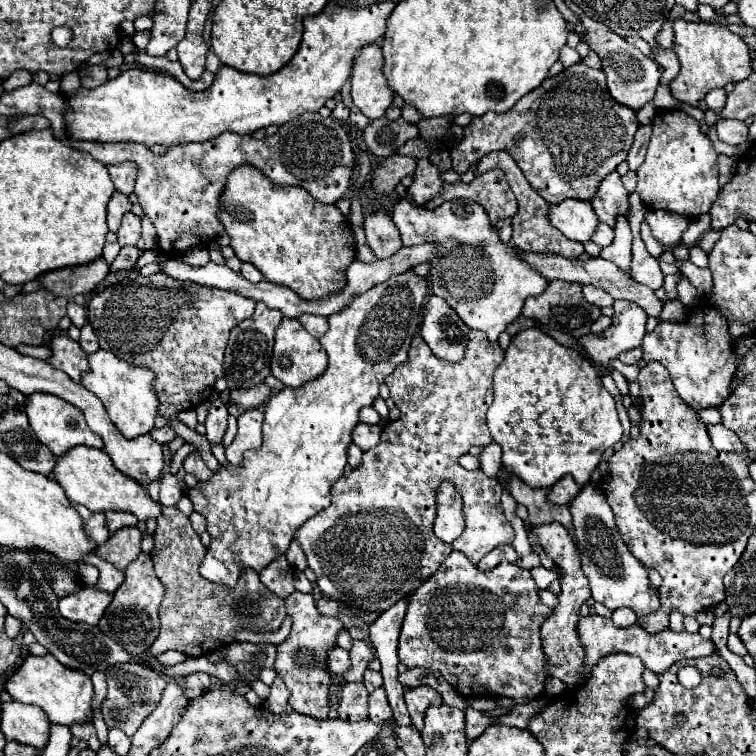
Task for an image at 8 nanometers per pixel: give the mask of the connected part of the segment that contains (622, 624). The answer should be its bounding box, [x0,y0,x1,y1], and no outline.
[612,608,636,628]

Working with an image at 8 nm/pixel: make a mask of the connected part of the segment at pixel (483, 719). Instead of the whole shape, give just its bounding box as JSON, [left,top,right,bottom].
[464,708,496,742]

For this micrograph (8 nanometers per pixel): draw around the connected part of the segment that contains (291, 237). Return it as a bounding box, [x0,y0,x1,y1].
[220,166,356,300]

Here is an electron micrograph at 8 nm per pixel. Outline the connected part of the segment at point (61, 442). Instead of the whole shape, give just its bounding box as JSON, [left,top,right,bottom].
[26,394,104,456]

